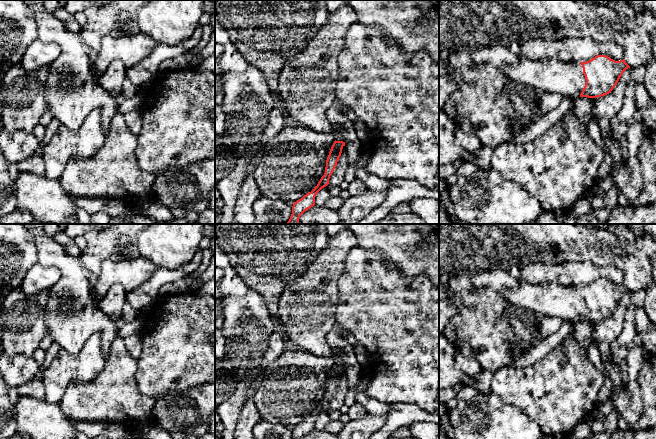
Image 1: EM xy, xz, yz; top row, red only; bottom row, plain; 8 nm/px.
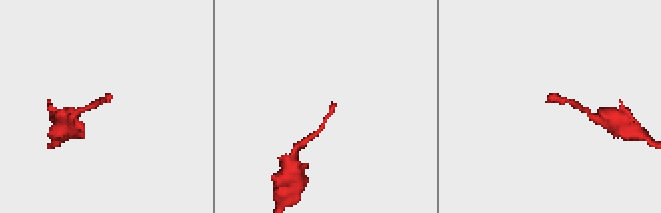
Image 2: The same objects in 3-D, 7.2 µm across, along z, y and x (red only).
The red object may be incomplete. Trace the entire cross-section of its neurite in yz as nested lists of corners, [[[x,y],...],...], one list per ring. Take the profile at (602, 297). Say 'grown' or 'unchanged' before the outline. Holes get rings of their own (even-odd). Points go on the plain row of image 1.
grown | [[[523,279],[517,287],[502,292],[502,298],[509,304],[528,310],[542,317],[560,317],[566,321],[597,322],[611,317],[623,296],[630,292],[625,284],[615,285],[606,279],[597,279],[586,286],[564,287],[557,283],[530,284]]]

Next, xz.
grown | [[[332,348],[332,358],[335,361],[335,366],[333,367],[329,379],[326,384],[326,391],[325,391],[325,397],[321,401],[318,408],[315,410],[315,412],[304,419],[301,423],[294,426],[292,430],[292,438],[291,439],[302,439],[305,435],[310,433],[315,429],[315,420],[316,418],[324,411],[326,411],[329,408],[330,400],[332,399],[337,386],[341,380],[342,373],[345,370],[345,366],[341,364],[341,355],[340,350],[343,350],[342,348]]]

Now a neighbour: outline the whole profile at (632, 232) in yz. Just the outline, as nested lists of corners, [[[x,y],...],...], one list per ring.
[[[576,224],[592,229],[608,230],[617,236],[625,237],[631,243],[636,243],[639,238],[647,236],[644,231],[645,224]]]

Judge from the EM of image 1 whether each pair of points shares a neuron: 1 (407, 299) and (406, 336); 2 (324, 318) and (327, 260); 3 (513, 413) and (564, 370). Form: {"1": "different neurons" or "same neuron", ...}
{"1": "same neuron", "2": "same neuron", "3": "different neurons"}

